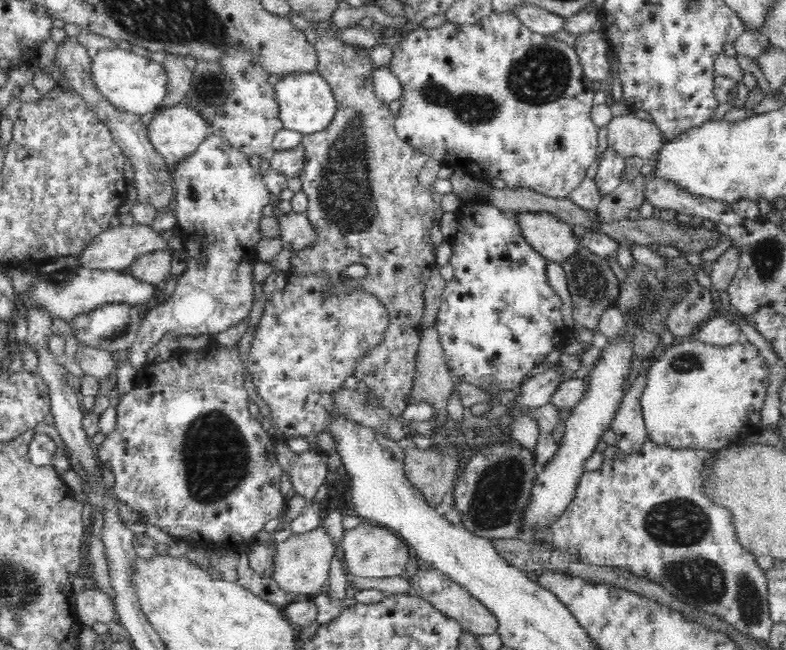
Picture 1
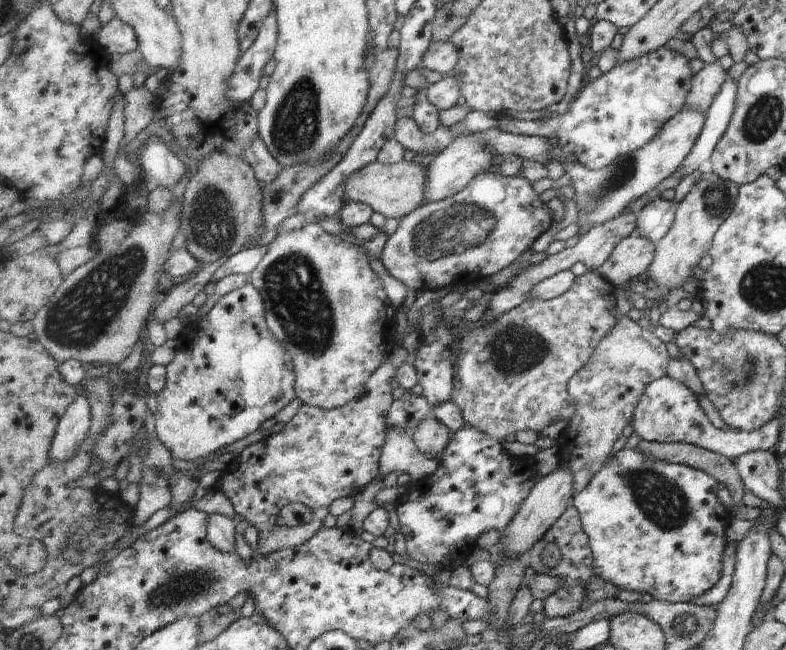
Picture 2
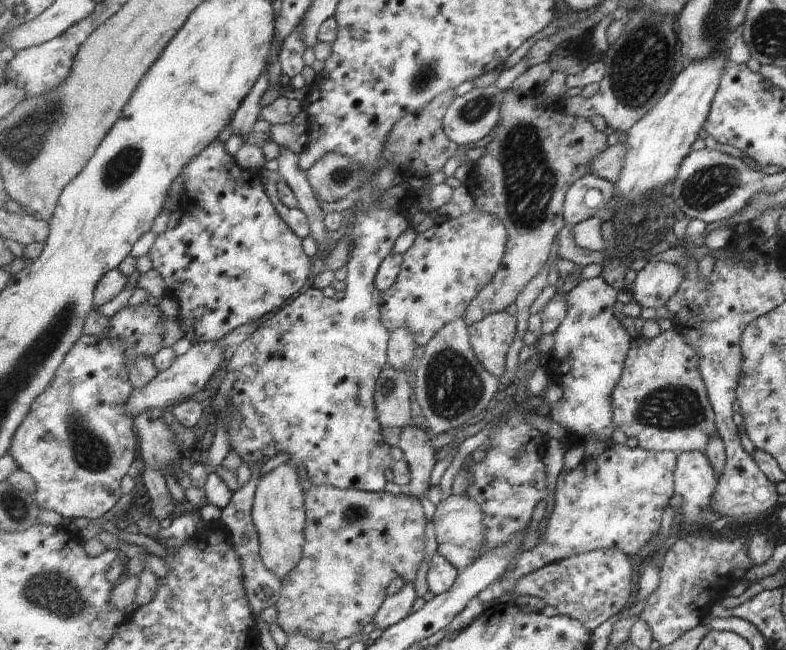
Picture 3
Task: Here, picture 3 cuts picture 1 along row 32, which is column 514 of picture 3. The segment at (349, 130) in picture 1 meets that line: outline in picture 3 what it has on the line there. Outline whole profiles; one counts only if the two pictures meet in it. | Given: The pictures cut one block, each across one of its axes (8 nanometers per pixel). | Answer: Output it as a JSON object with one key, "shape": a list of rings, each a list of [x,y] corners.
{"shape":[[[506,311],[490,314],[470,326],[470,341],[477,358],[496,377],[505,374],[507,352],[517,334],[517,318]]]}

